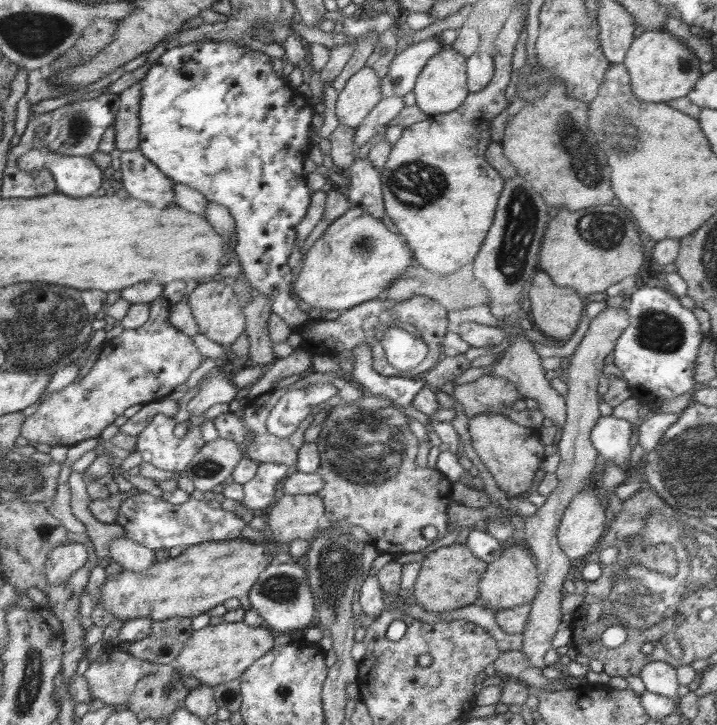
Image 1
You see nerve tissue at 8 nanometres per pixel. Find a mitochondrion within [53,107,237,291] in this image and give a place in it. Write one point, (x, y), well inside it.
(80, 127)

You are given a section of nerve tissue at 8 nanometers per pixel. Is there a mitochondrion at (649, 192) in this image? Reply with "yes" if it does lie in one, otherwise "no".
no

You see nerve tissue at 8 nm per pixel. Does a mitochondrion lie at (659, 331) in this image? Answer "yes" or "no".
yes

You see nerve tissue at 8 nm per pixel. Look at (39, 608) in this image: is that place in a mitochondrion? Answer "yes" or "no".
no

